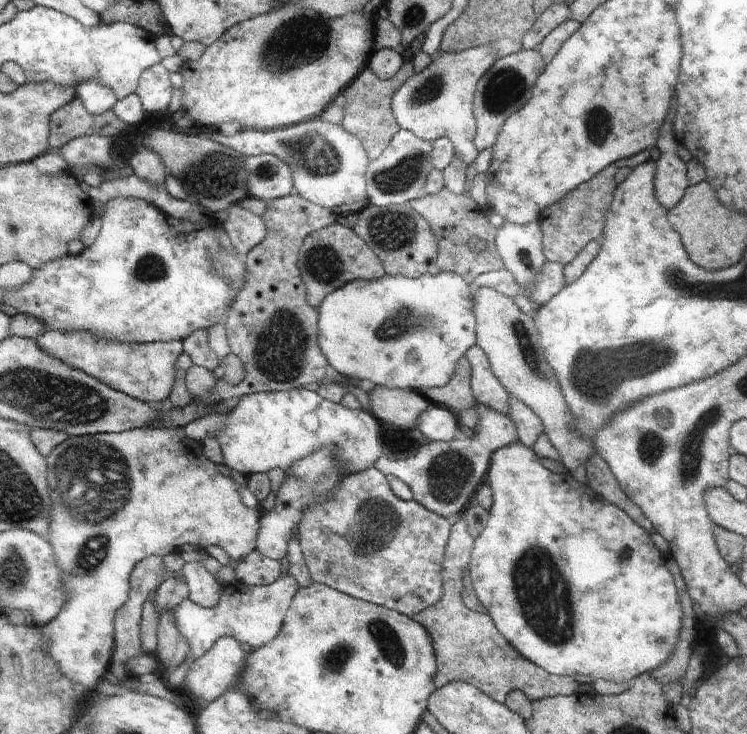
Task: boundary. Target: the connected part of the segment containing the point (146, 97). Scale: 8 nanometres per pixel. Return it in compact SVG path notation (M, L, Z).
M162 63L154 64L142 71L136 94L146 114L166 110L172 100L170 72Z

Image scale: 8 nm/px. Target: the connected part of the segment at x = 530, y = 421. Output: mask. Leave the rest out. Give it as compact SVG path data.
M511 396L509 405L508 416L516 426L520 442L533 448L536 440L538 440L538 436L546 432L542 422L540 422L540 418L524 402L520 402L516 396Z

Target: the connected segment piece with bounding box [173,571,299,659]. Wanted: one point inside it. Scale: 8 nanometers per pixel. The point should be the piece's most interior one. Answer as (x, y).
(254, 614)

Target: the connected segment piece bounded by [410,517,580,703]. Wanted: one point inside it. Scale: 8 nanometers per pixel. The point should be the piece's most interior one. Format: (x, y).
(468, 647)

